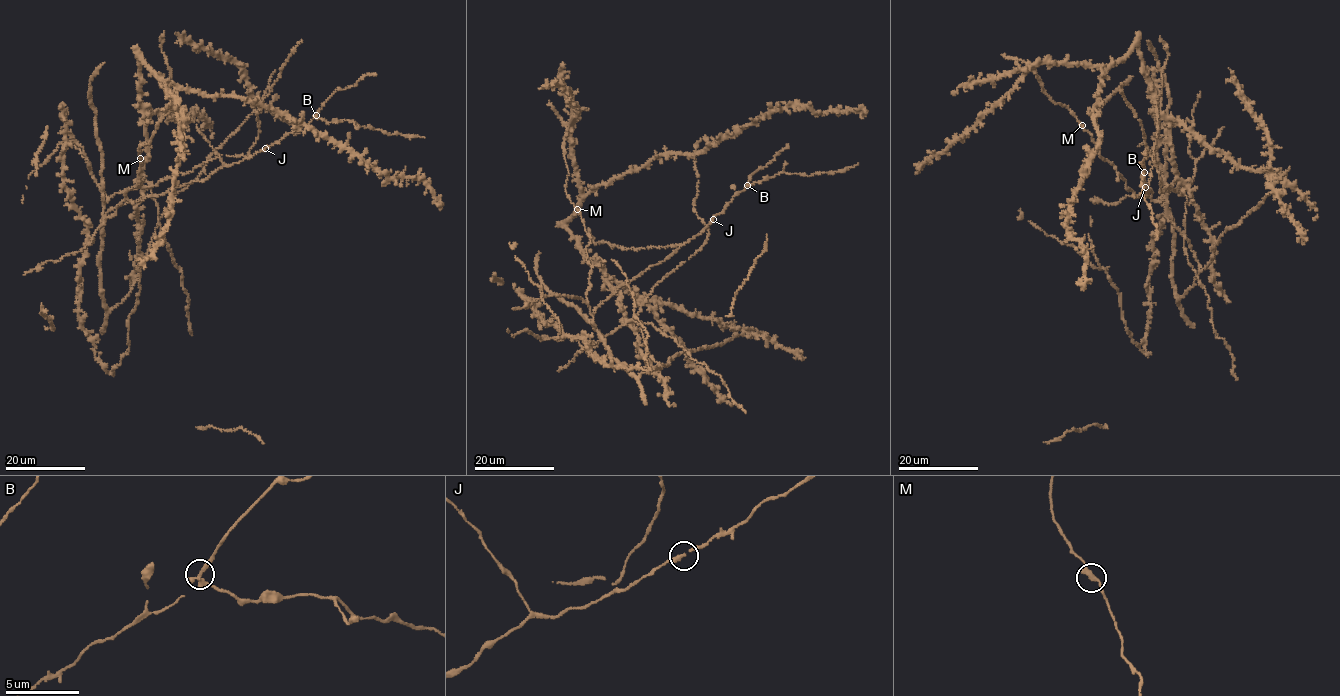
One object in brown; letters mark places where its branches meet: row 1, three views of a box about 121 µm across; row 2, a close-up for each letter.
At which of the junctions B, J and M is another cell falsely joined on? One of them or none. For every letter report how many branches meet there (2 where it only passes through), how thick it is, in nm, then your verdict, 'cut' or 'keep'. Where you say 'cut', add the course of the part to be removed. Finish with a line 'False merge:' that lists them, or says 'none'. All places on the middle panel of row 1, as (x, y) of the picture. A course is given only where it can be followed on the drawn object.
B: 2 branches meet; 320 nm thick; cut; foreign part runs (747, 185), (781, 173), (827, 173), (859, 163)
J: 2 branches meet; 240 nm thick; keep
M: 2 branches meet; 320 nm thick; keep
False merge: B

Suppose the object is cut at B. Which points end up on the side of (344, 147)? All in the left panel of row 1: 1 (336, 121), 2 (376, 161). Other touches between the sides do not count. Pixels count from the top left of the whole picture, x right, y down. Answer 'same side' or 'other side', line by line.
1: other side
2: same side

